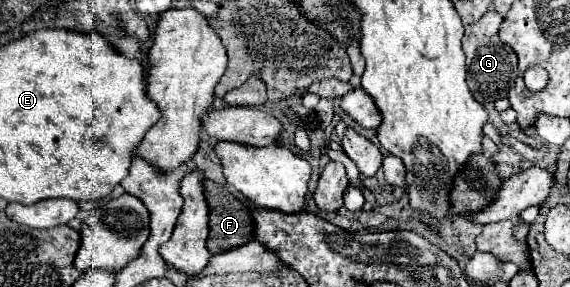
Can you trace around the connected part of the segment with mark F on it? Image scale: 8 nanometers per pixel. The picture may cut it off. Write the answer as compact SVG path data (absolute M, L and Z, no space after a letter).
M205 180L203 188L209 204L209 252L221 254L227 248L247 244L253 238L249 210L219 182Z

